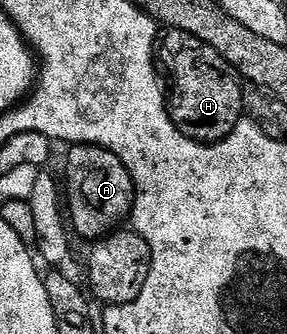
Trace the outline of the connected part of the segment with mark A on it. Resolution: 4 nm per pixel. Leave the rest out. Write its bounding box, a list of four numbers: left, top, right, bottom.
[66,143,134,241]

